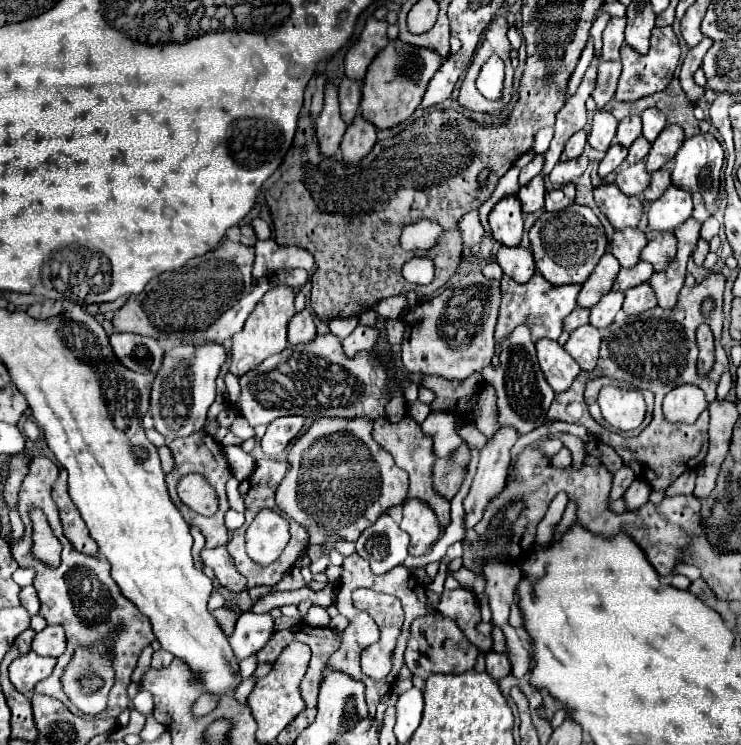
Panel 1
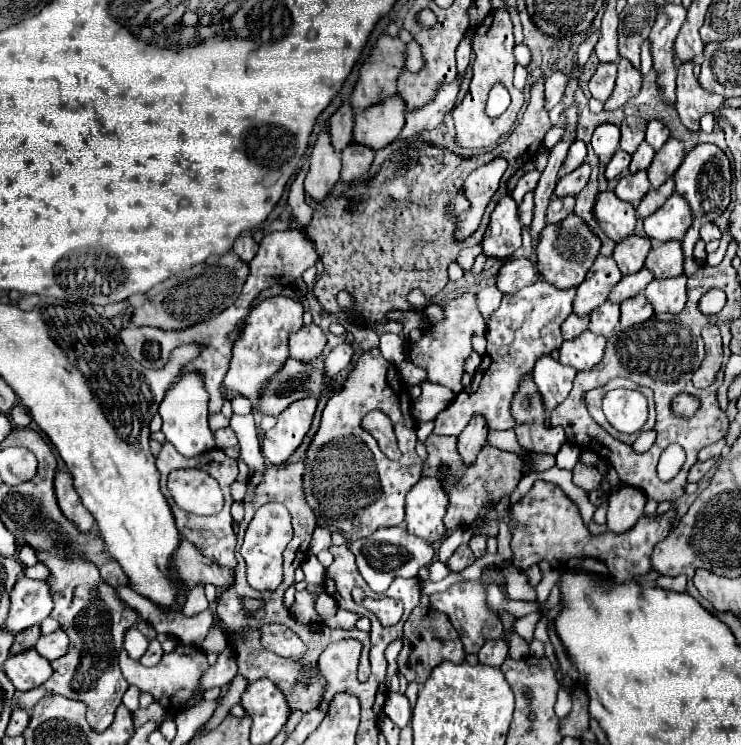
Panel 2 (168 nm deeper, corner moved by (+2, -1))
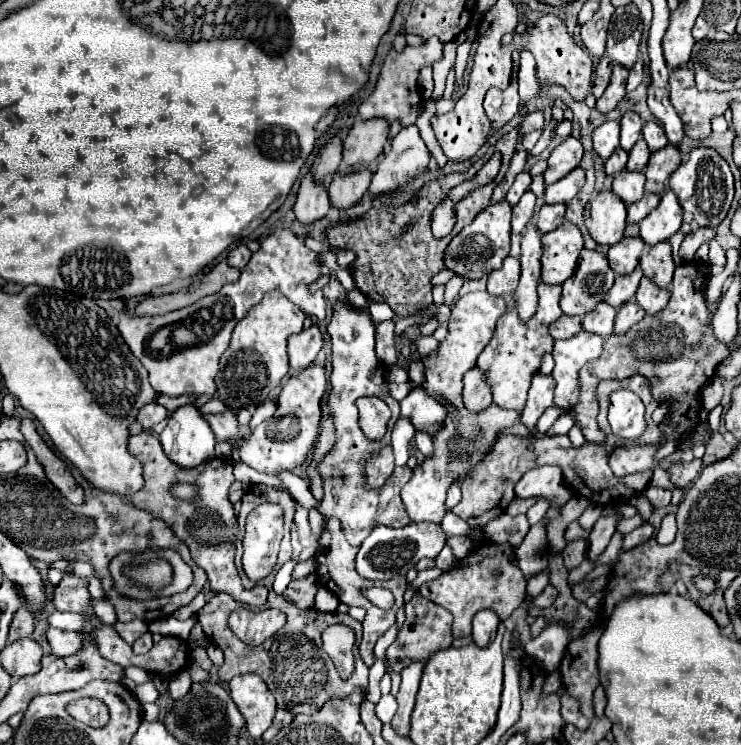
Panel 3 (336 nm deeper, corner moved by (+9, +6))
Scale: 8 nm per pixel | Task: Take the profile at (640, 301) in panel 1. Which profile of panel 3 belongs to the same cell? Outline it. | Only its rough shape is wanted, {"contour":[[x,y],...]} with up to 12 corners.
{"contour":[[628,300],[616,310],[614,332],[624,334],[644,318],[636,300]]}

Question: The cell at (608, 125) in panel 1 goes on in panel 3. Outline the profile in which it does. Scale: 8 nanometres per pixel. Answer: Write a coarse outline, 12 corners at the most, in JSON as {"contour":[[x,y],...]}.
{"contour":[[604,122],[592,132],[594,152],[602,160],[620,146],[620,126]]}

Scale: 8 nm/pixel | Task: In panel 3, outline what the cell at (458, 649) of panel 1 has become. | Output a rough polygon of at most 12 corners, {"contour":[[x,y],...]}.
{"contour":[[416,594],[388,646],[394,672],[450,648],[452,616]]}

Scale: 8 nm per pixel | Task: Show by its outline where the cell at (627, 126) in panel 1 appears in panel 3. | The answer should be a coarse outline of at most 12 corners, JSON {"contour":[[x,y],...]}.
{"contour":[[636,112],[620,118],[620,146],[628,152],[642,134]]}

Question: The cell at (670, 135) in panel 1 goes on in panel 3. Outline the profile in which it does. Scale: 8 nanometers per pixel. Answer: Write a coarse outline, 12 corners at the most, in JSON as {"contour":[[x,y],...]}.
{"contour":[[674,144],[652,152],[646,164],[646,192],[664,192],[680,164]]}

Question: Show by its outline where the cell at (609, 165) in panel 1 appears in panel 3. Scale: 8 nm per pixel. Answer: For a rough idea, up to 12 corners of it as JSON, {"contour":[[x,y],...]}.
{"contour":[[616,148],[604,162],[606,174],[626,168],[628,152]]}

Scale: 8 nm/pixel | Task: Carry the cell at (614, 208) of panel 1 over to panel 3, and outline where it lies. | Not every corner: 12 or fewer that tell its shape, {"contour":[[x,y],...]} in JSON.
{"contour":[[610,190],[586,206],[586,228],[598,244],[616,244],[626,204]]}

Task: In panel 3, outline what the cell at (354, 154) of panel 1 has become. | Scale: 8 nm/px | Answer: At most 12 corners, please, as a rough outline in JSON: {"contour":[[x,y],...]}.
{"contour":[[334,172],[332,206],[354,206],[370,186],[370,172]]}

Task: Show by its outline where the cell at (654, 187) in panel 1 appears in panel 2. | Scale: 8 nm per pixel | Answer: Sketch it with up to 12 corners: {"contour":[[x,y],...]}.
{"contour":[[673,179],[651,189],[639,203],[637,215],[645,219],[673,195]]}

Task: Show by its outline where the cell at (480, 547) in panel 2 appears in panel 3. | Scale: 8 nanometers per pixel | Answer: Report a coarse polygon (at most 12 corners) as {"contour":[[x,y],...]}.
{"contour":[[448,512],[442,520],[446,536],[466,536],[474,530]]}

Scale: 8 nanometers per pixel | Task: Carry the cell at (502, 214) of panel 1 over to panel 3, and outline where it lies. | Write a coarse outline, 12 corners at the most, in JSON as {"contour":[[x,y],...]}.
{"contour":[[490,204],[446,248],[446,268],[480,278],[510,252],[510,204]]}

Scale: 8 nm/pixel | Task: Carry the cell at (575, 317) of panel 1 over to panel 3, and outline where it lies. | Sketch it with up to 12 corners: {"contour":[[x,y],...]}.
{"contour":[[560,316],[550,324],[552,338],[570,338],[582,330],[582,316]]}

